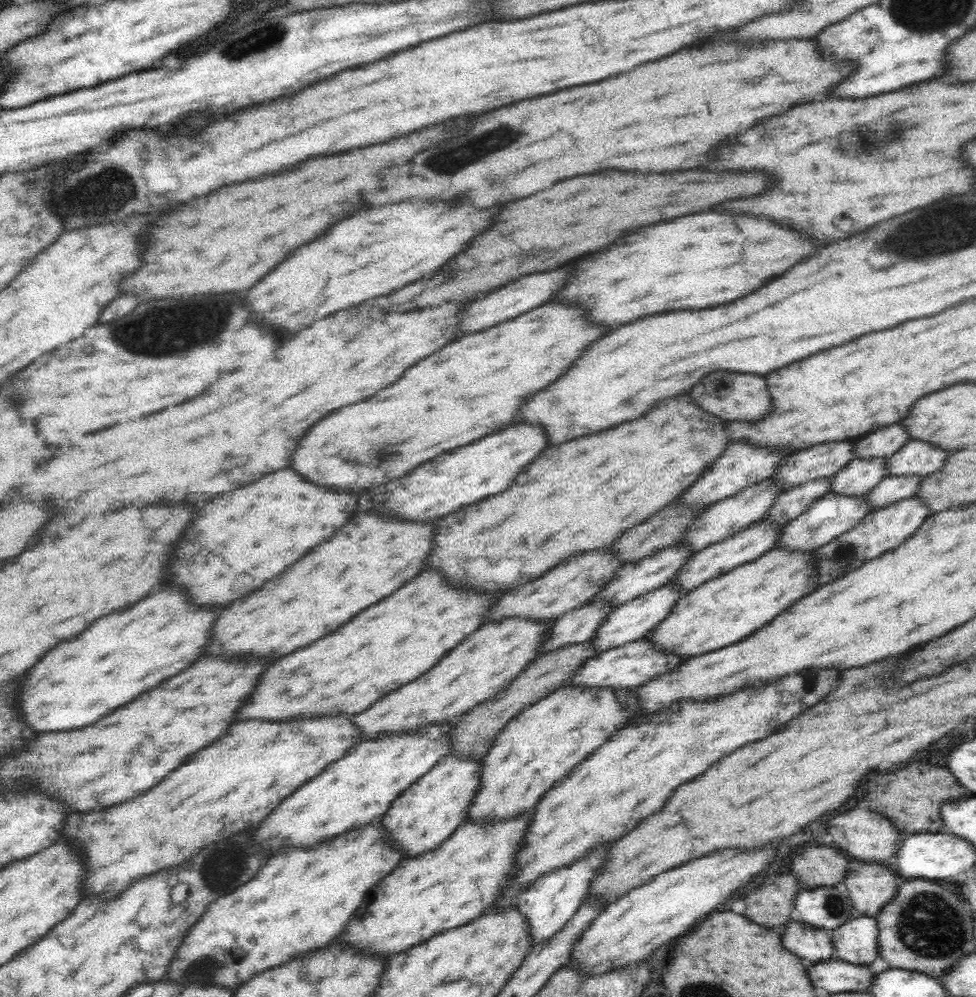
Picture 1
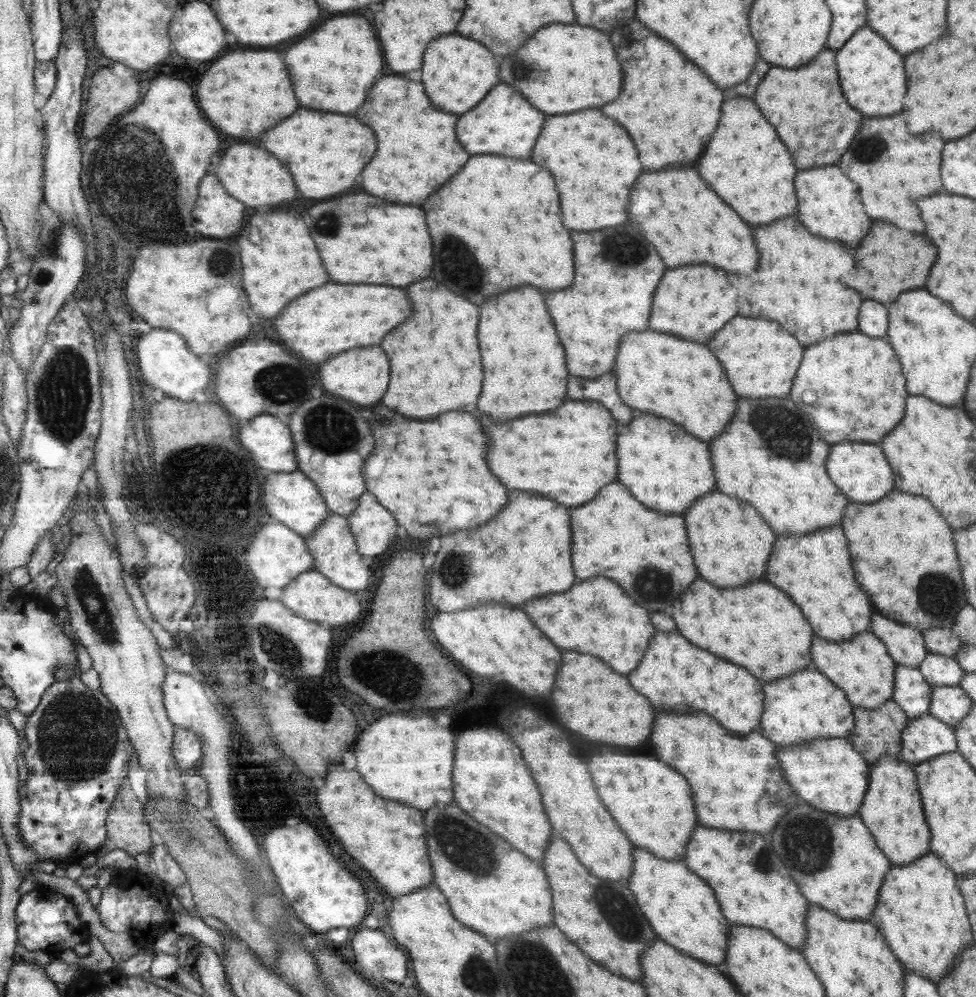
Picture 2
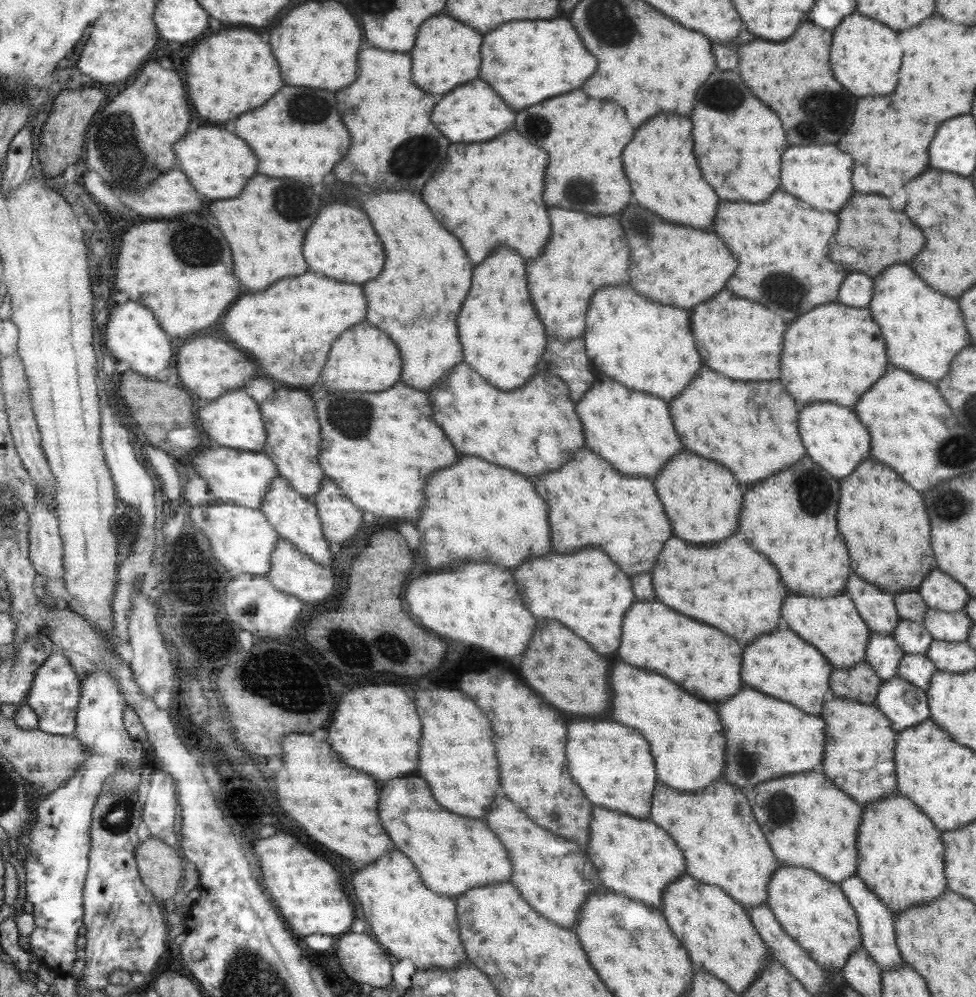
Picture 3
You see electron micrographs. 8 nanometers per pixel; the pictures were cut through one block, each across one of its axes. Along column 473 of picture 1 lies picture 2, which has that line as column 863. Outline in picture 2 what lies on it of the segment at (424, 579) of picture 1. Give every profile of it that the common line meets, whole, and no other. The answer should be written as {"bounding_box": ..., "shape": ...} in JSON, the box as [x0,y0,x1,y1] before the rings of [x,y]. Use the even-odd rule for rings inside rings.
{"bounding_box":[765,526,871,642],"shape":[[[839,526],[819,528],[807,536],[776,539],[775,552],[771,552],[771,560],[767,560],[765,580],[771,580],[776,588],[783,588],[783,592],[803,608],[803,616],[807,616],[811,628],[815,628],[815,636],[840,642],[870,628],[871,604],[853,580],[847,544]]]}

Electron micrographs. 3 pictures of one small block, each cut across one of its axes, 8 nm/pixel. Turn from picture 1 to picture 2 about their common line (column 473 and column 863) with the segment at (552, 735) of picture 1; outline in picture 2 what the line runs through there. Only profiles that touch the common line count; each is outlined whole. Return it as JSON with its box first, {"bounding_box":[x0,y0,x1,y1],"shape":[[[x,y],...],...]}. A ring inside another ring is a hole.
{"bounding_box":[856,756,929,864],"shape":[[[879,756],[873,764],[870,764],[870,785],[862,801],[862,807],[856,812],[862,819],[866,828],[870,829],[874,840],[879,840],[879,848],[887,852],[890,864],[911,864],[913,860],[921,858],[925,852],[929,852],[929,828],[923,818],[921,794],[918,792],[917,778],[912,766],[905,761],[898,759],[898,756]]]}

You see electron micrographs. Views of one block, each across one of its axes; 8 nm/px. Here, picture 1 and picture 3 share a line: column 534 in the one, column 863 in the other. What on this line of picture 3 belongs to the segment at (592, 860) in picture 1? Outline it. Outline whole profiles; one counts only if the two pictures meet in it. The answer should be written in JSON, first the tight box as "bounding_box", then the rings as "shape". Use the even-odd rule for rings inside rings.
{"bounding_box":[838,874,903,971],"shape":[[[857,874],[842,880],[838,885],[857,914],[861,931],[861,946],[880,966],[882,971],[898,967],[898,964],[903,962],[898,952],[896,937],[894,936],[893,913],[887,909],[886,904],[883,904],[882,900],[879,900],[879,897],[874,892],[871,892],[870,889],[867,888],[865,881]]]}

